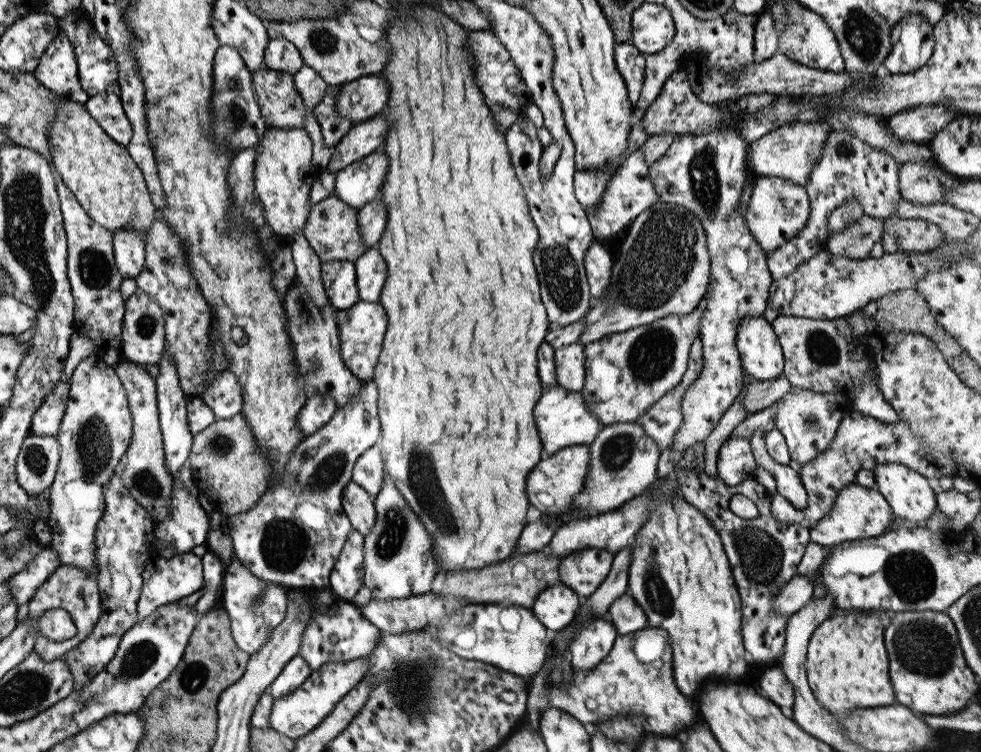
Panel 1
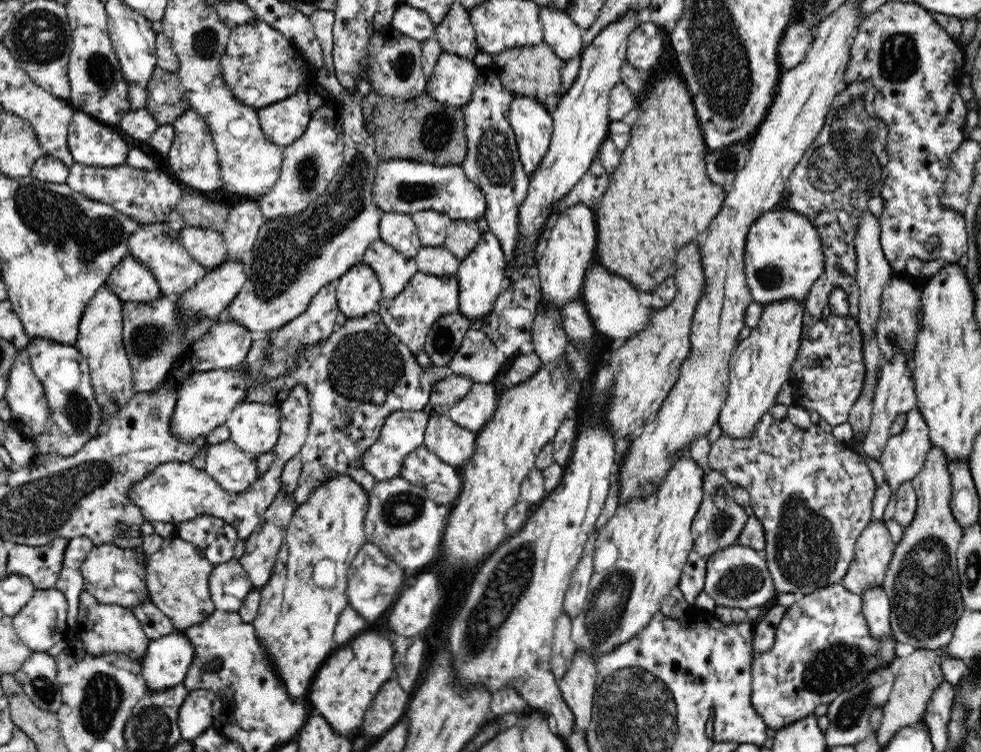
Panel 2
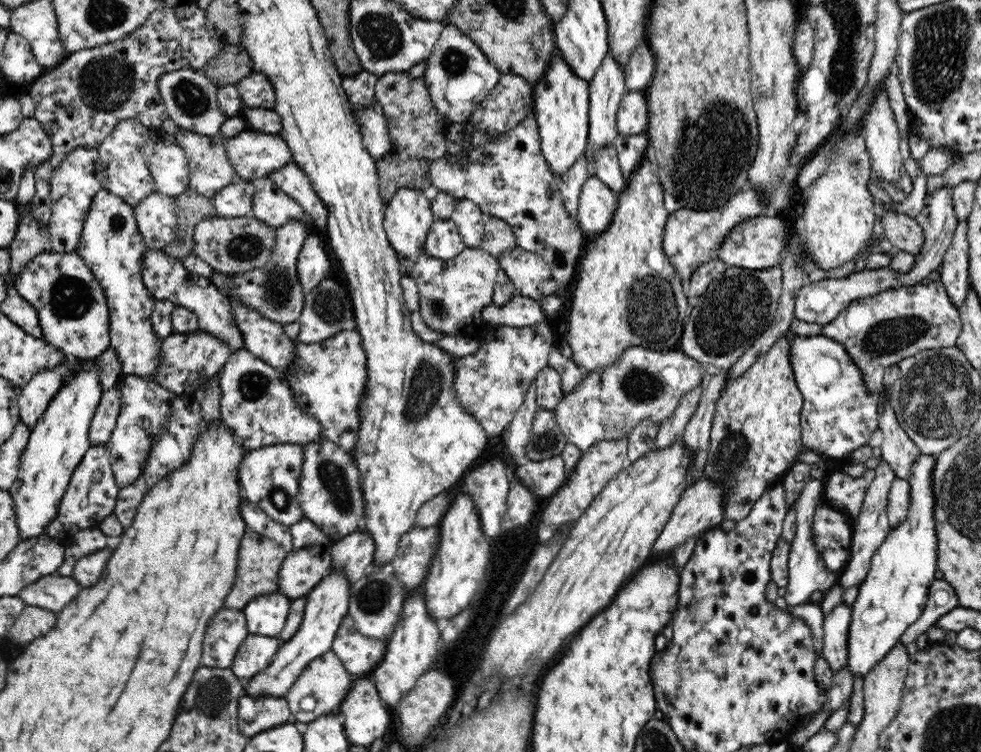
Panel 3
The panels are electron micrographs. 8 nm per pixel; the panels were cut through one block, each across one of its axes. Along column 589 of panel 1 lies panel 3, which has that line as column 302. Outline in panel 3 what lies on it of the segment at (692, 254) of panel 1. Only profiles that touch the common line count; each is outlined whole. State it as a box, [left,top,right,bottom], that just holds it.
[298,277,356,344]

